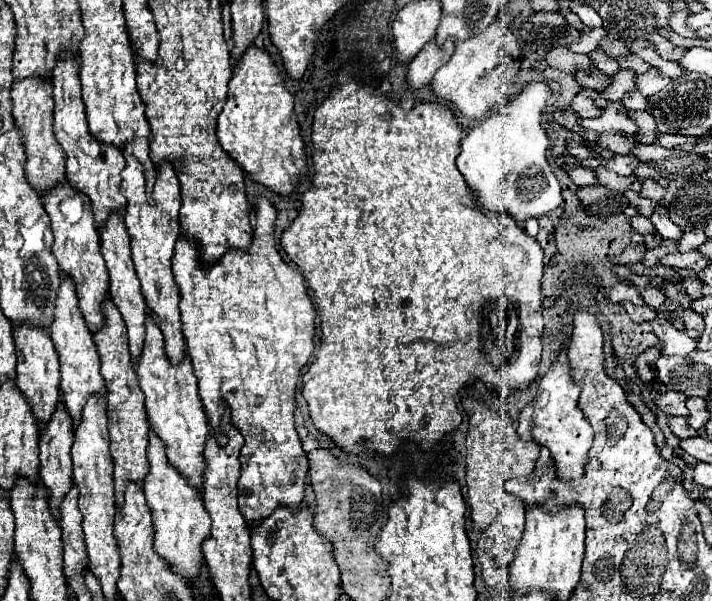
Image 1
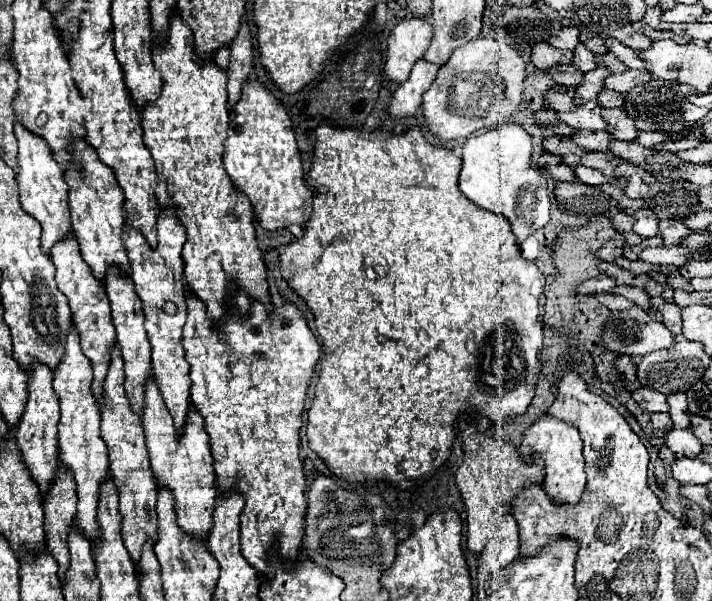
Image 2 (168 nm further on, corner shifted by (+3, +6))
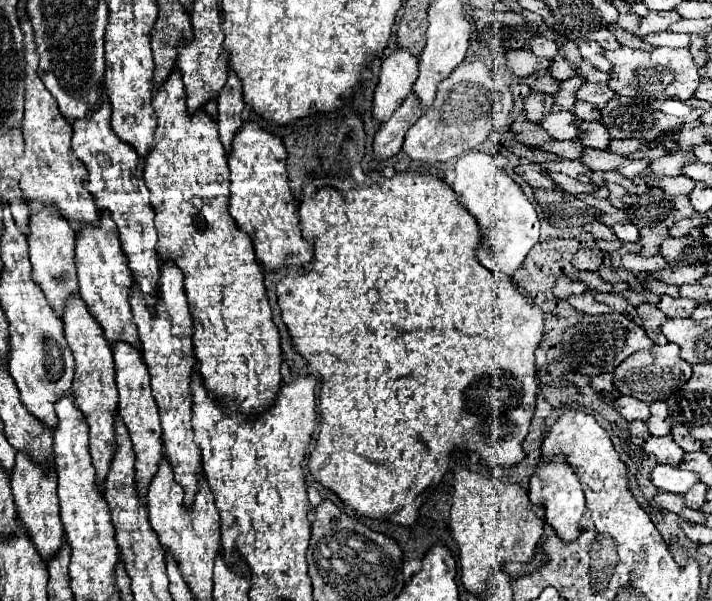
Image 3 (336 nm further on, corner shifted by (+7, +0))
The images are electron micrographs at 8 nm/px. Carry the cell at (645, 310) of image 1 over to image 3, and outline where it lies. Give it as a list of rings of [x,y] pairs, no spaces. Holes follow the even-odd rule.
[[[586,291],[586,293],[582,293],[582,295],[570,295],[570,297],[568,297],[568,303],[570,303],[574,309],[578,309],[578,311],[582,311],[582,313],[590,313],[590,315],[612,313],[612,309],[610,309],[608,305],[604,305],[604,303],[598,303],[598,301],[592,297],[590,291]]]

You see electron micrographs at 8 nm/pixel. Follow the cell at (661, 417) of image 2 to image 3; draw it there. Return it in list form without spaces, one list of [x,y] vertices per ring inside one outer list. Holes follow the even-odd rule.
[[[632,421],[630,423],[630,437],[634,445],[644,445],[650,439],[650,433],[646,431],[646,421]]]

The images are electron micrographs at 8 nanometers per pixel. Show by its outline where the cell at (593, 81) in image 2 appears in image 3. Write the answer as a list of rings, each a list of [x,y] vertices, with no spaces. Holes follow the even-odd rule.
[[[580,75],[566,79],[560,83],[560,91],[554,95],[554,109],[558,111],[572,111],[576,105],[576,91],[586,83],[586,79],[582,79]]]

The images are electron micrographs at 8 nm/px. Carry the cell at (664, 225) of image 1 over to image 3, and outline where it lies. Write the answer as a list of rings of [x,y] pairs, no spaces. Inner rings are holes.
[[[624,219],[624,221],[616,223],[612,229],[614,229],[614,233],[618,235],[620,241],[632,241],[632,243],[638,243],[640,241],[638,227],[630,219]]]

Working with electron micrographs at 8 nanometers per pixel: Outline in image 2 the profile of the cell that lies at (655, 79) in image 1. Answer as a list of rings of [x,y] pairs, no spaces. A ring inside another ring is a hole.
[[[624,71],[620,75],[608,75],[604,81],[604,87],[618,93],[628,93],[628,89],[640,83],[646,83],[648,79],[650,79],[648,71]]]

